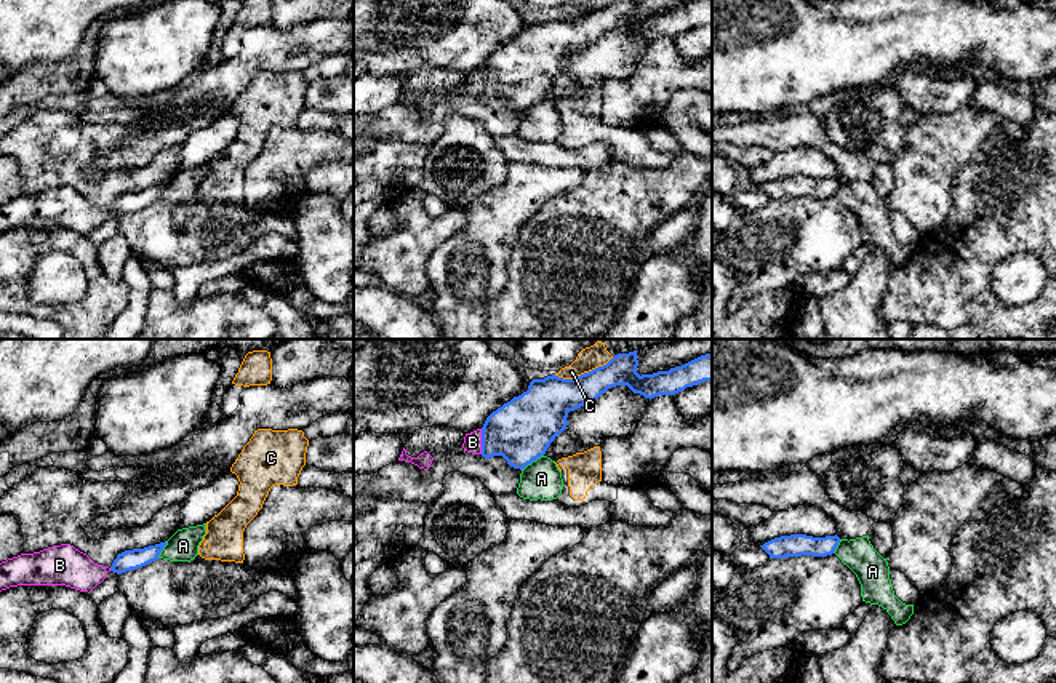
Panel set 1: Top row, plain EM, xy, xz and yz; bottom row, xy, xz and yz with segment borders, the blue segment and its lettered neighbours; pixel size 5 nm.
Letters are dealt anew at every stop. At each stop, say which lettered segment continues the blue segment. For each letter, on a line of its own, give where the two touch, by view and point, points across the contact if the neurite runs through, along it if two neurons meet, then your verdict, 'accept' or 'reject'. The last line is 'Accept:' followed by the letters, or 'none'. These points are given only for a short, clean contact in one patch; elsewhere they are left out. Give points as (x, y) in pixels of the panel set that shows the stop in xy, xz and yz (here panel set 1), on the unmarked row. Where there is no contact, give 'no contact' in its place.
A: xz (532, 103) | along xz (543, 96), (520, 111) | reject
B: xz (482, 83) | across xz (520, 72), (482, 83), (472, 83) | accept
C: xz (584, 15) | reject
Accept: B

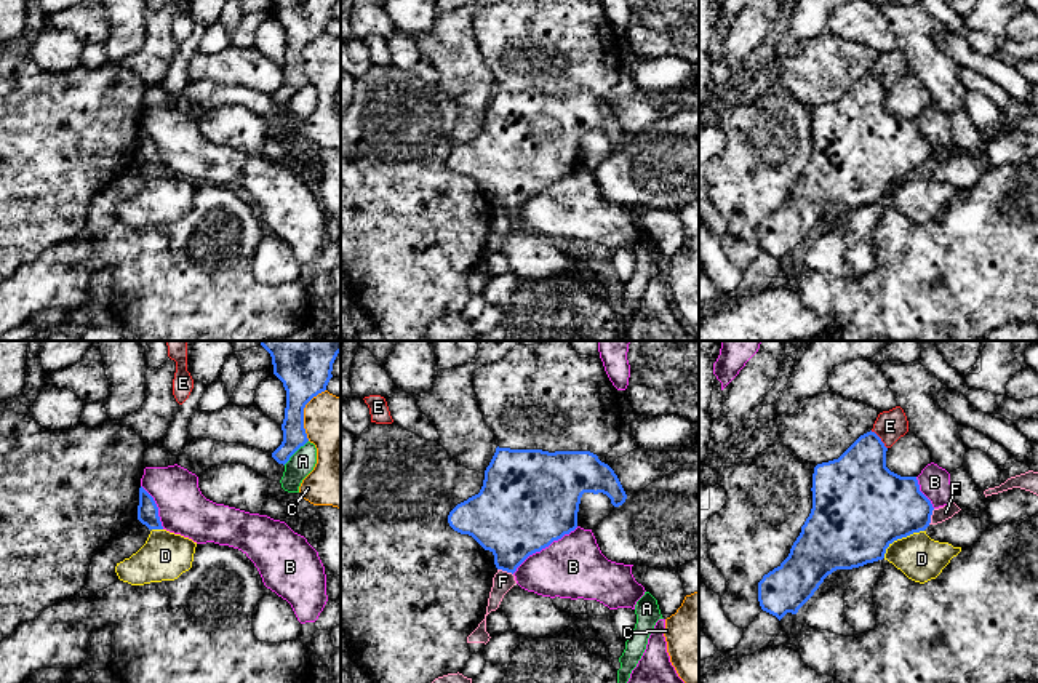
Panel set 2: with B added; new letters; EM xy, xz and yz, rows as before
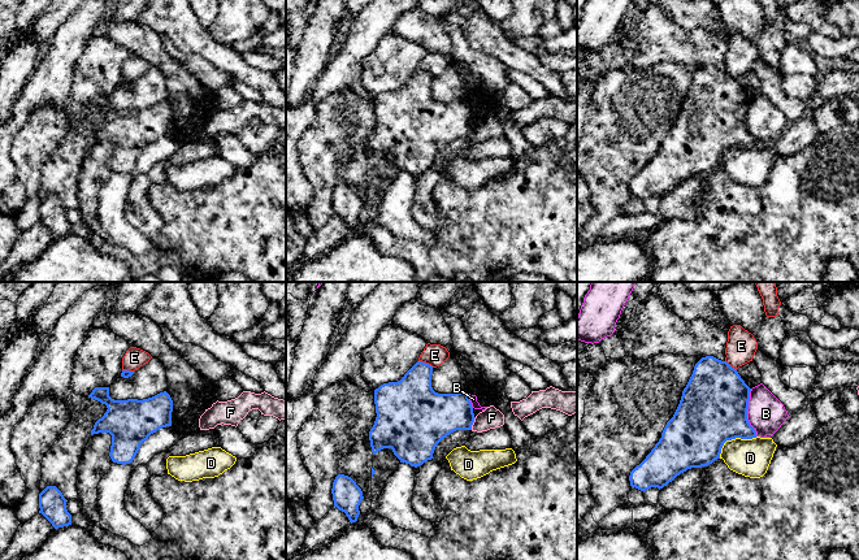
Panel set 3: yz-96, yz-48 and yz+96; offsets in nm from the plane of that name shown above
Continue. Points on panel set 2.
A: xy (295, 93) | along xy (307, 82), (283, 106) | reject
B: xz (544, 189) | reject
C: xy (303, 55) | reject
D: yz (901, 179) | reject
E: yz (880, 80) | reject
F: xz (506, 211) | reject
Accept: none

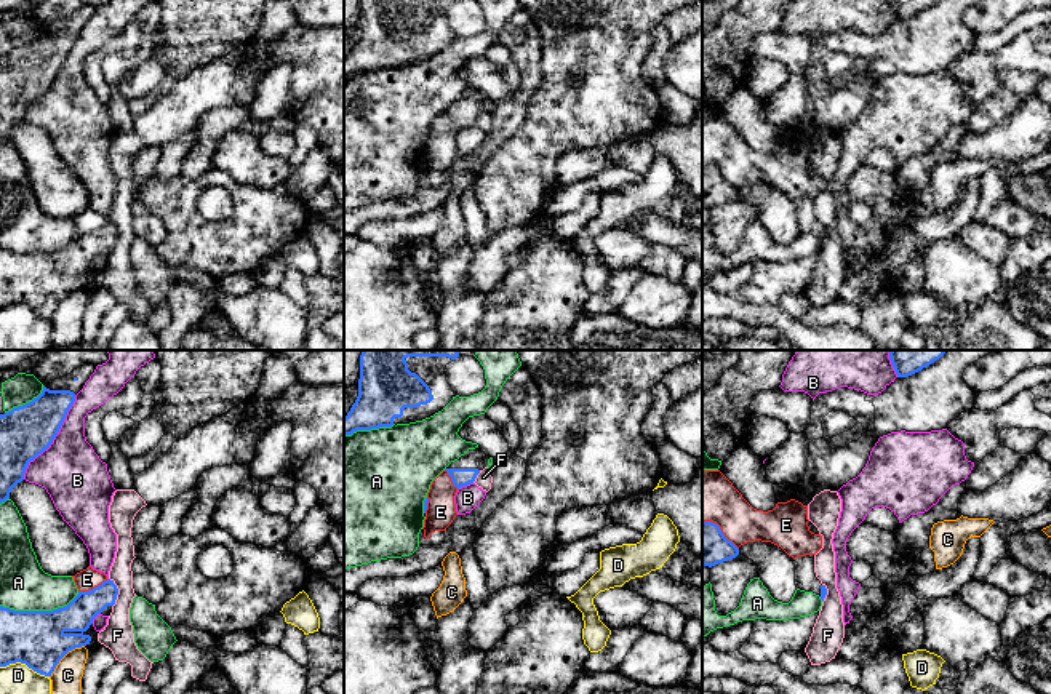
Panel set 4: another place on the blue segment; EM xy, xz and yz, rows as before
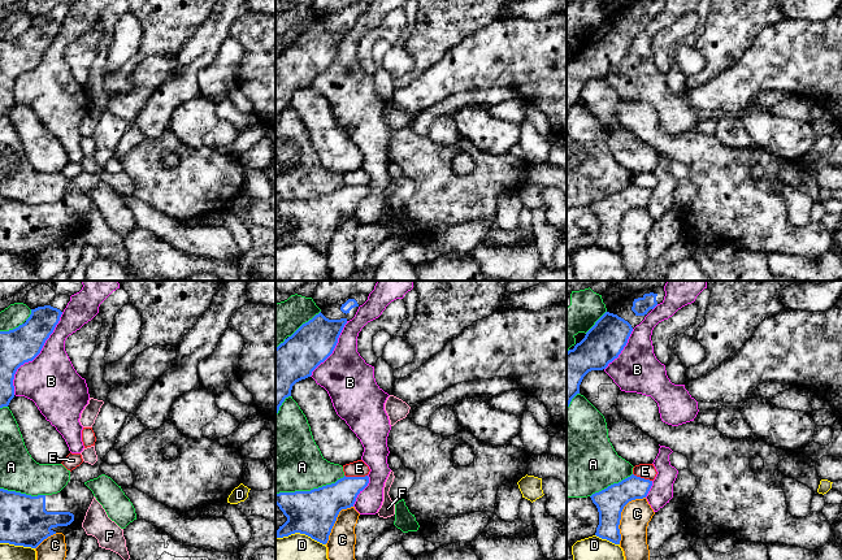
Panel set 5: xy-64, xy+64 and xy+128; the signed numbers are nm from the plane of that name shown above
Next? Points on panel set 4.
A: xy (39, 253) | reject
B: xy (53, 80) | reject
C: xy (63, 298) | reject
D: xy (24, 304) | reject
E: xy (95, 229) | reject
F: xy (117, 234) | along xy (109, 219), (117, 231), (117, 240), (112, 248) | reject
Accept: none

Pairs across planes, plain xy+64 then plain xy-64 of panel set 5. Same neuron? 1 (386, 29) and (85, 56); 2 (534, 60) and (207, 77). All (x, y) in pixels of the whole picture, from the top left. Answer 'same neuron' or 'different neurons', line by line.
1: same neuron
2: different neurons

